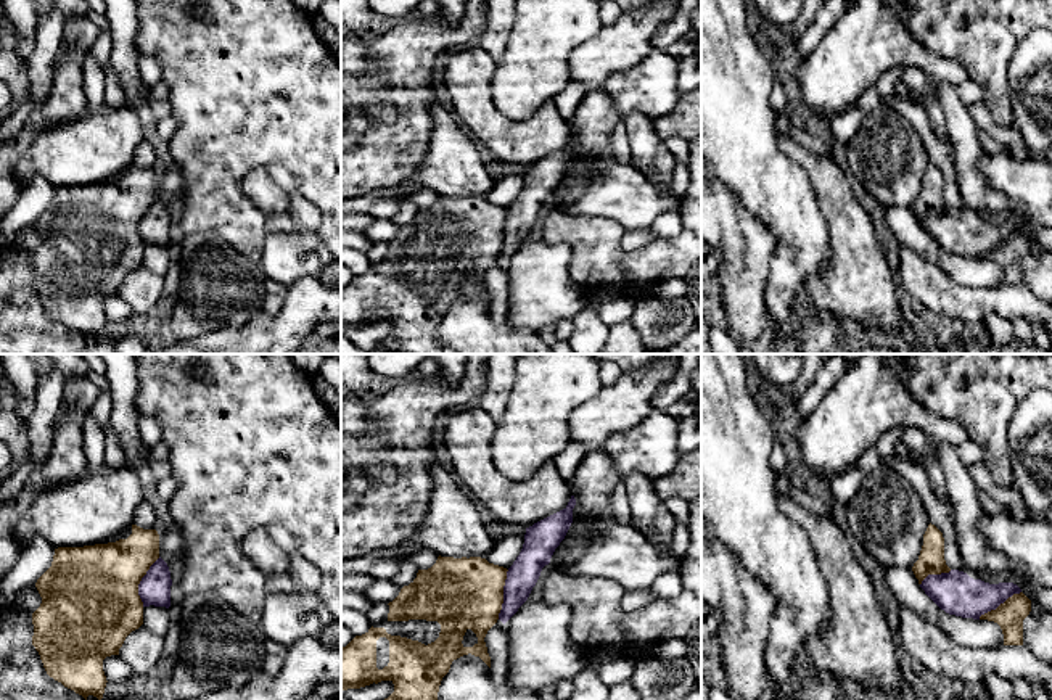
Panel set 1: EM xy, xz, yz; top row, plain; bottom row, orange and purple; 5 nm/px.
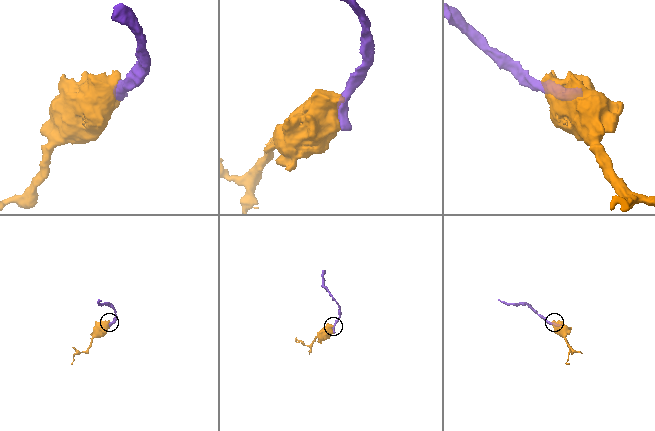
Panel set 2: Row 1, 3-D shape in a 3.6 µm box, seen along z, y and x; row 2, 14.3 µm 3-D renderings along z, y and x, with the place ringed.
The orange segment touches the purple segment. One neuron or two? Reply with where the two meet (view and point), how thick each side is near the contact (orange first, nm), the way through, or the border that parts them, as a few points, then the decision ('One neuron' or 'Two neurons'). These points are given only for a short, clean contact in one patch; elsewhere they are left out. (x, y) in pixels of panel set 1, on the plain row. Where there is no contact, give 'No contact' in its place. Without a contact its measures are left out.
Touches orange at xy (140, 219). Thickness 460 nm (orange) against 160 nm. Two neurons

